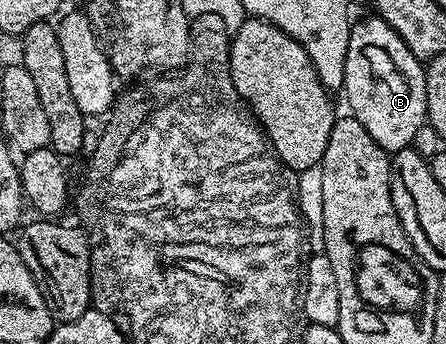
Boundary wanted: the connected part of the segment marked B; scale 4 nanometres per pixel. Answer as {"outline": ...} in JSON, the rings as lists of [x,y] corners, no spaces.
{"outline":[[[371,17],[353,24],[348,37],[348,57],[344,61],[344,81],[342,82],[346,99],[350,102],[349,114],[372,133],[372,141],[380,145],[387,153],[393,153],[413,144],[416,133],[427,126],[426,121],[426,69],[423,60],[417,59],[408,49],[408,45],[388,25],[388,21]]]}

